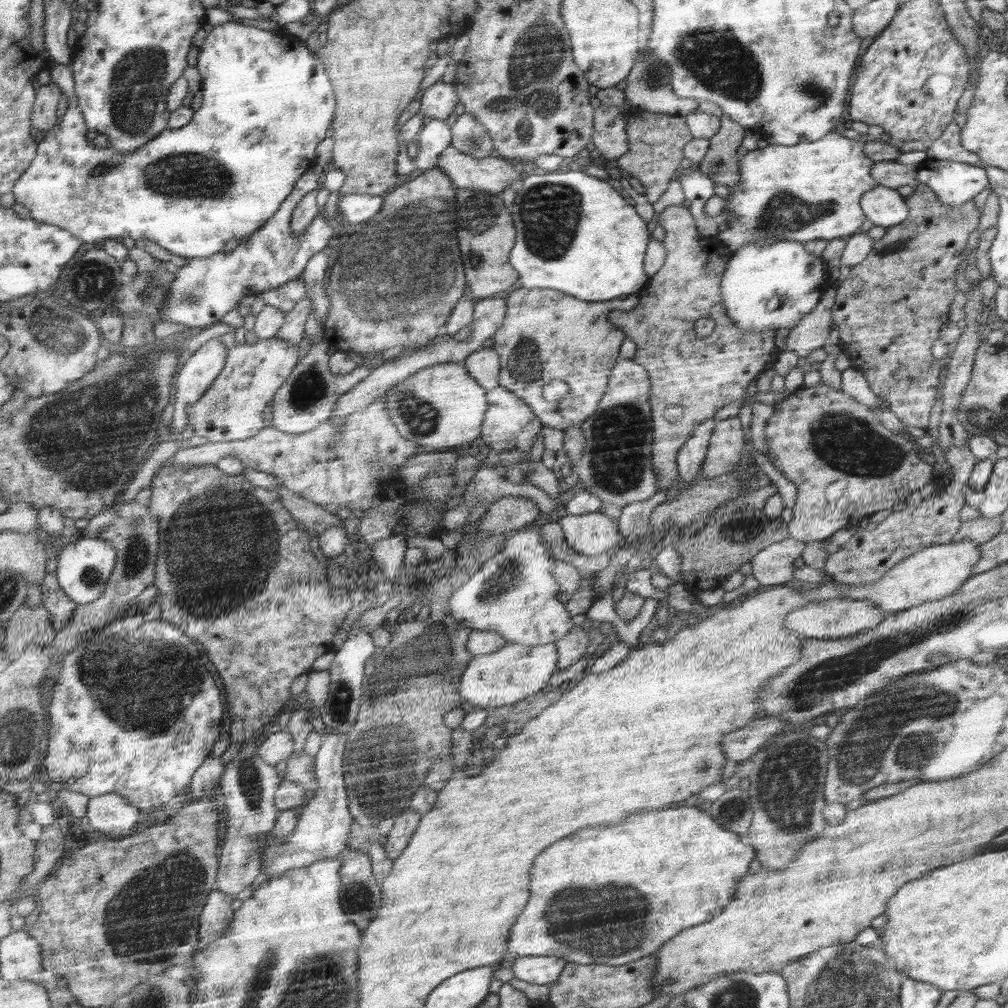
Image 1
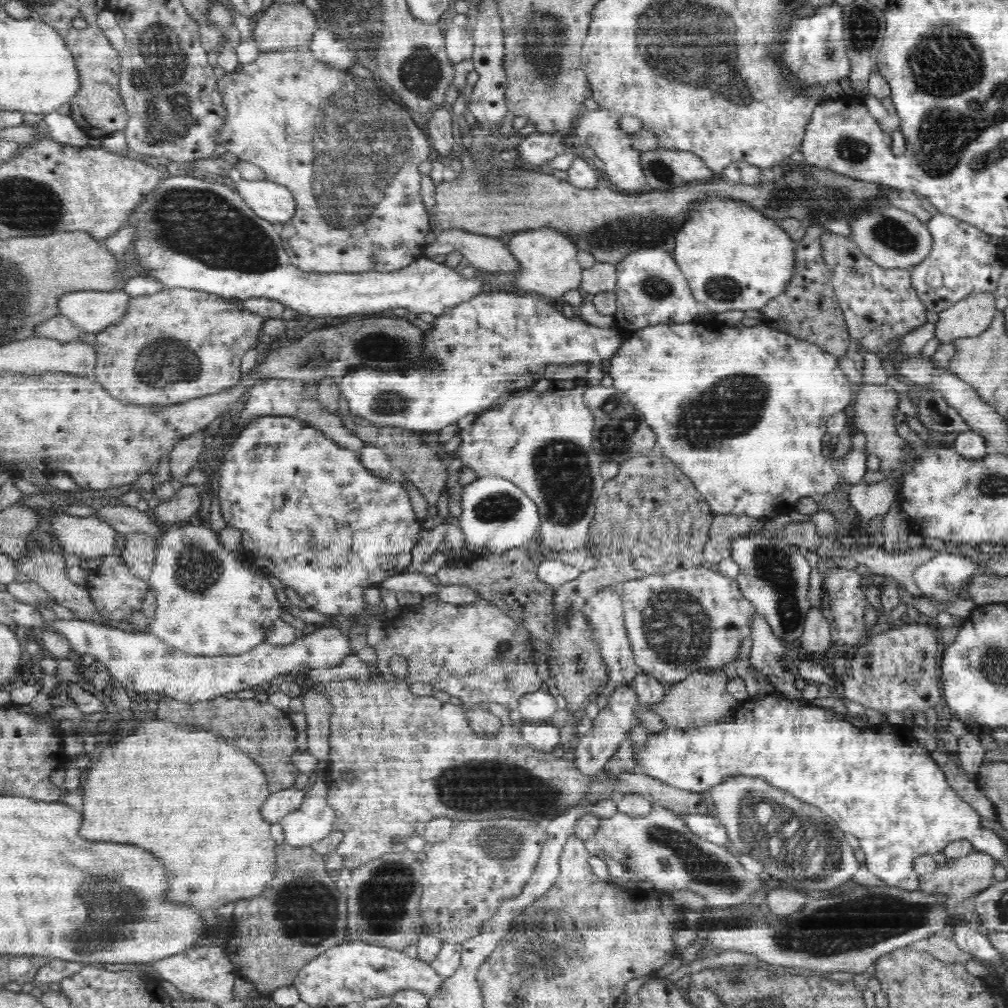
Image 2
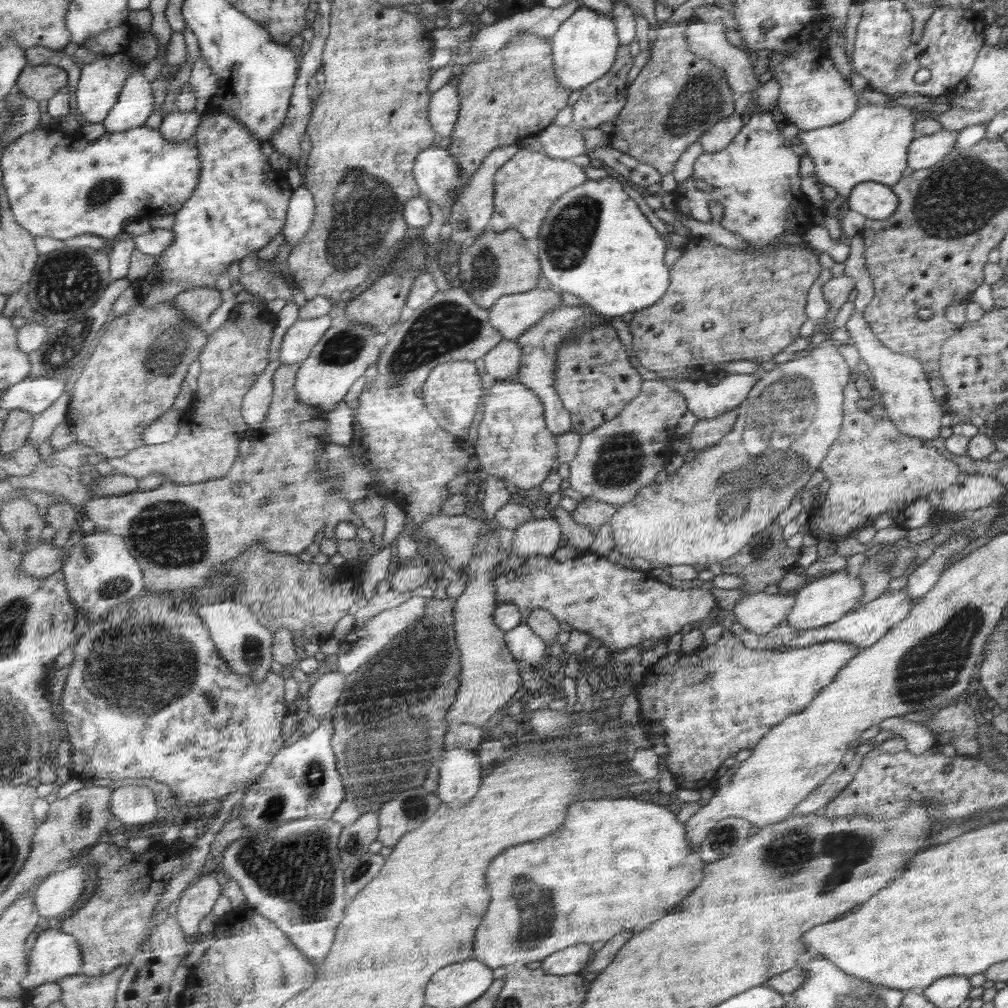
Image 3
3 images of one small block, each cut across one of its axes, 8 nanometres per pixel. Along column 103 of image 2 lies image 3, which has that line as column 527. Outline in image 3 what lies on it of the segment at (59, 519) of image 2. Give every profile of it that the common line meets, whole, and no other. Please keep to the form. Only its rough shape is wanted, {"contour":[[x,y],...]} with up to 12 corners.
{"contour":[[555,517],[514,529],[510,553],[552,556],[561,540]]}

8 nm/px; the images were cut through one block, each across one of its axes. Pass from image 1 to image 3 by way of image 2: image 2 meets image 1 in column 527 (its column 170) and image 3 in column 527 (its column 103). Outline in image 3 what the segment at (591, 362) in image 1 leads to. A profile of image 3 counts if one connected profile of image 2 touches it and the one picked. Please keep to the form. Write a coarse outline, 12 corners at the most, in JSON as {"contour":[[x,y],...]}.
{"contour":[[562,305],[515,340],[515,379],[546,407],[547,429],[571,430],[557,389],[558,351],[605,324],[595,309]]}

